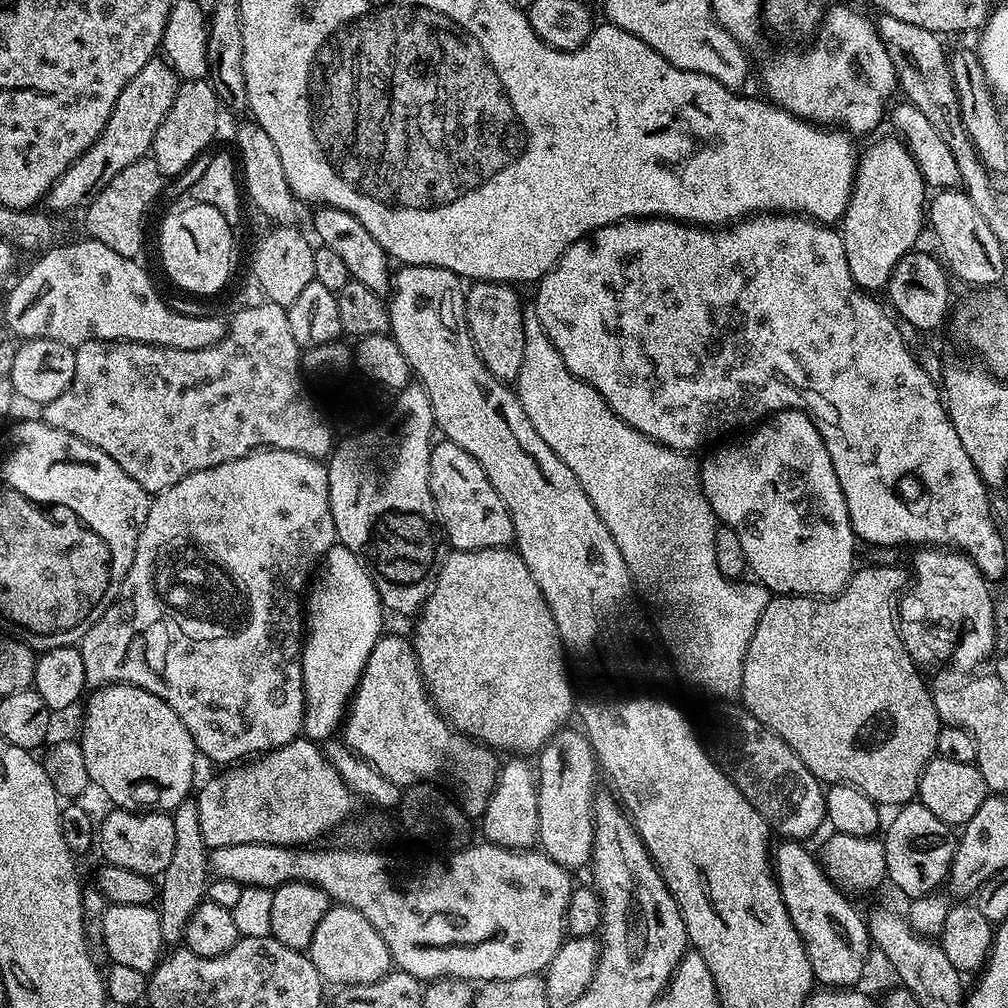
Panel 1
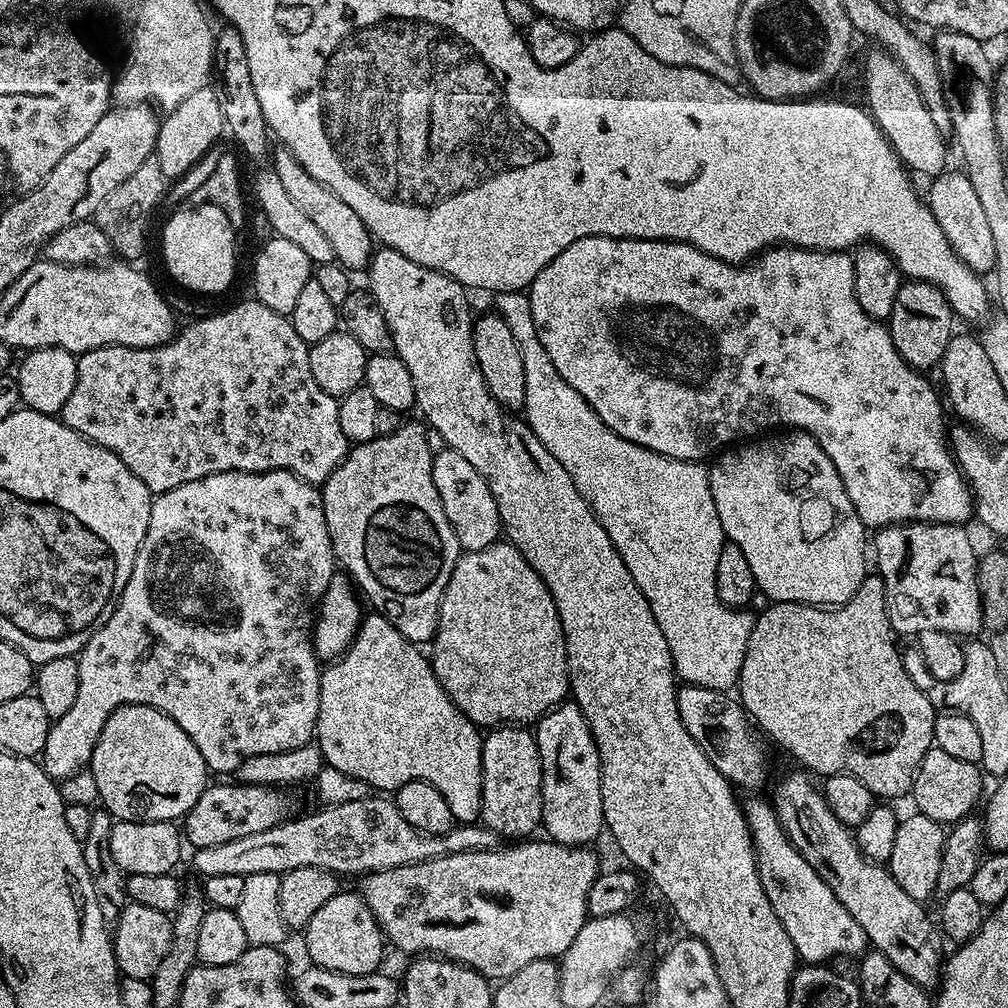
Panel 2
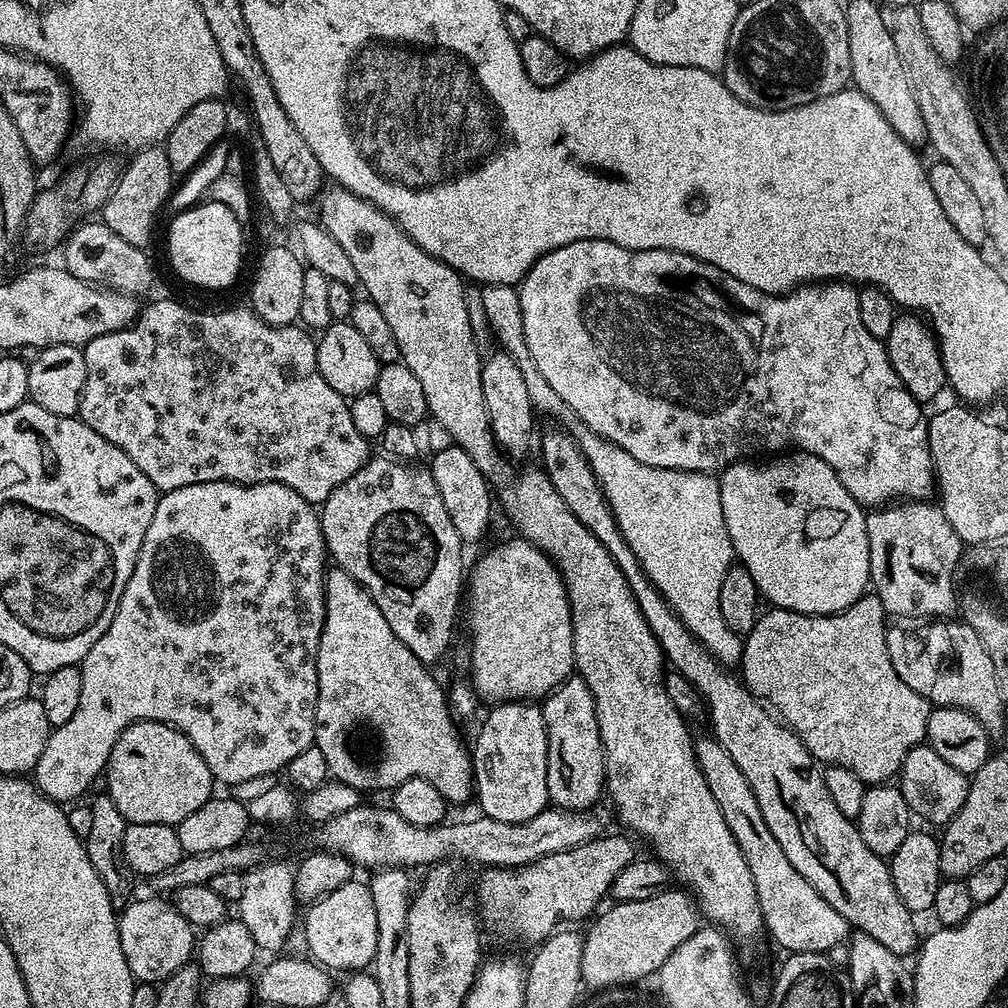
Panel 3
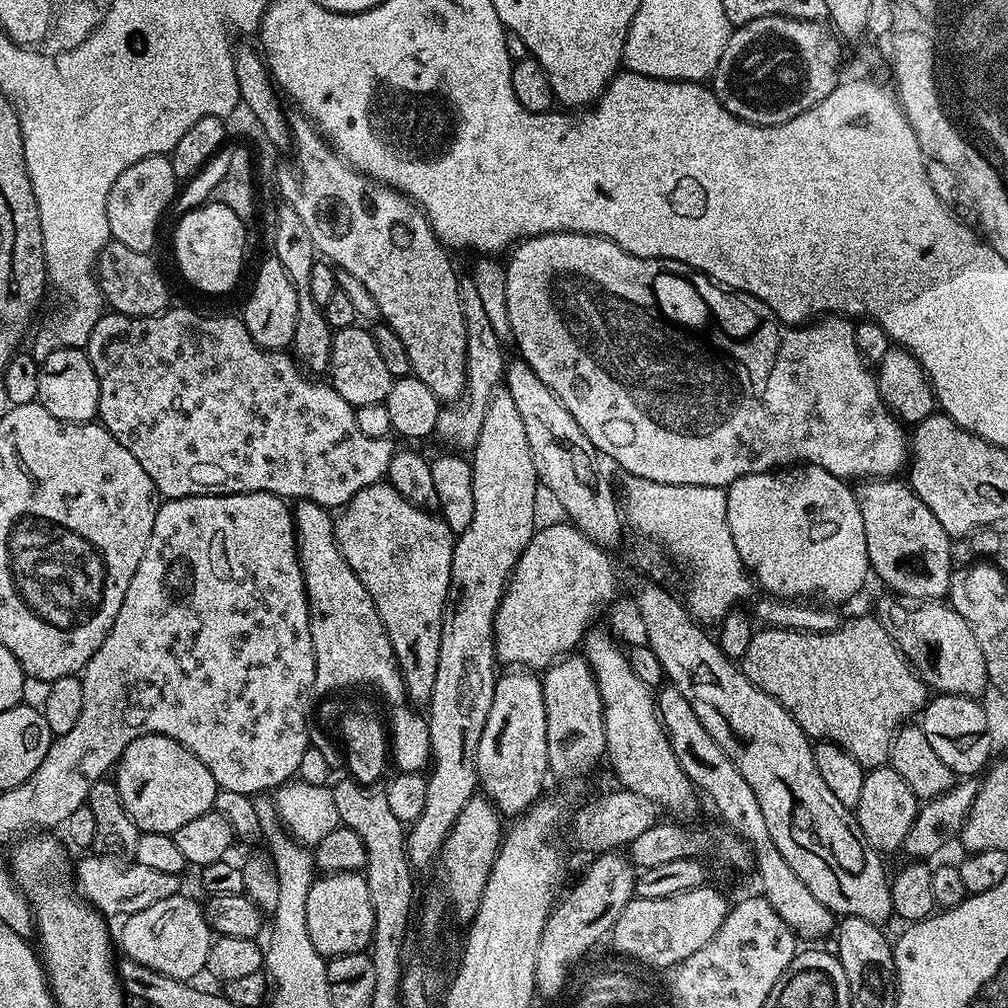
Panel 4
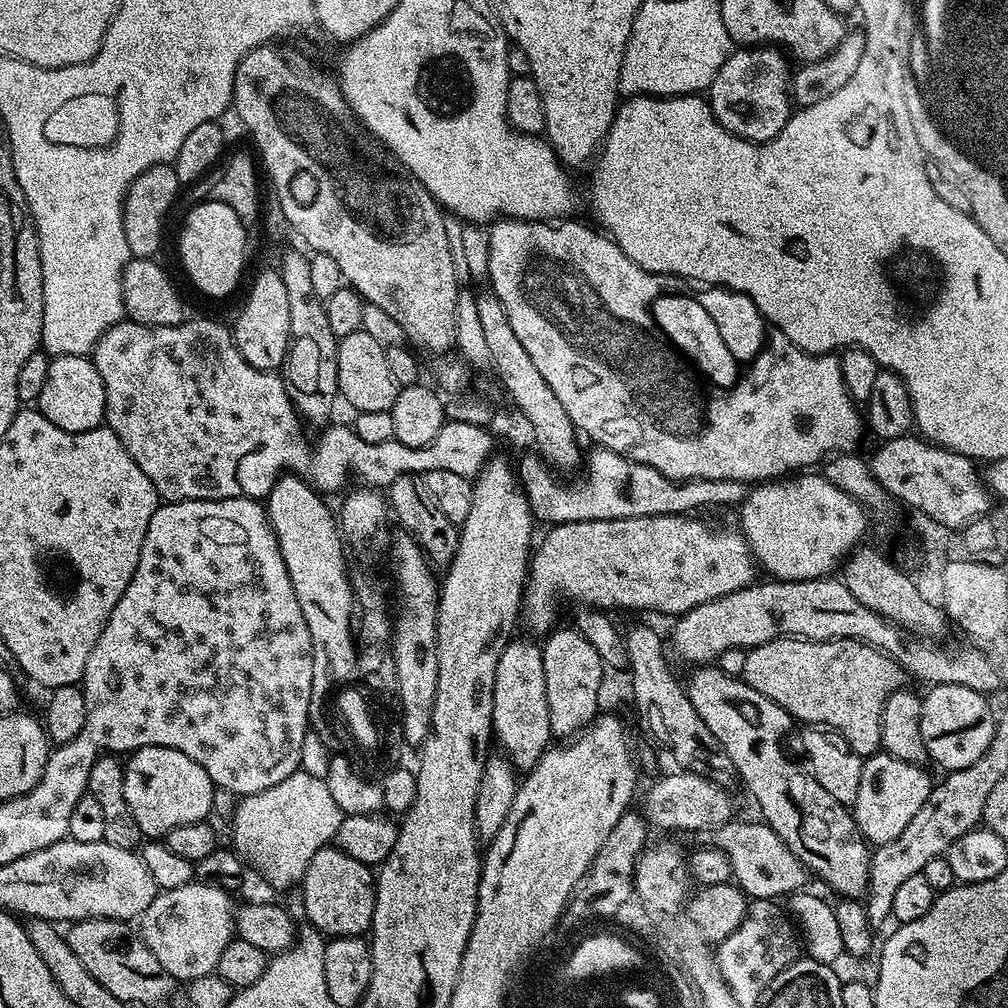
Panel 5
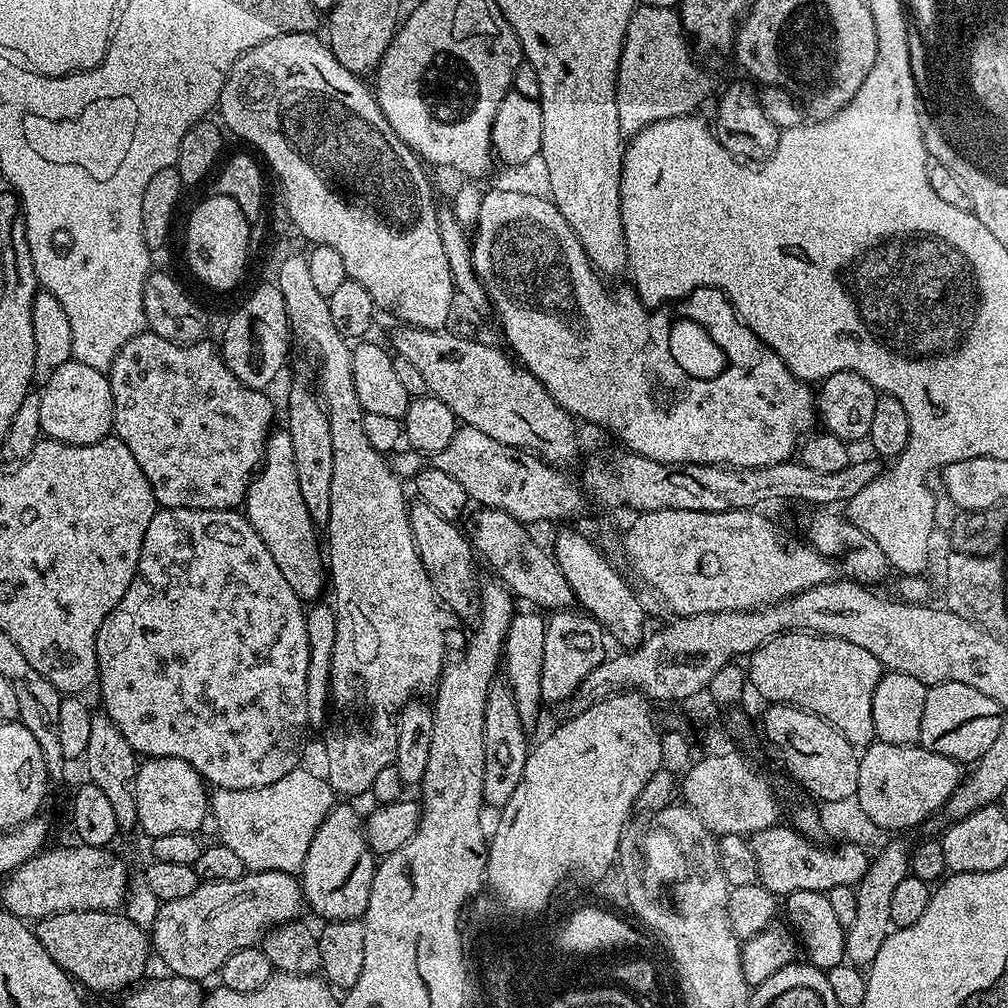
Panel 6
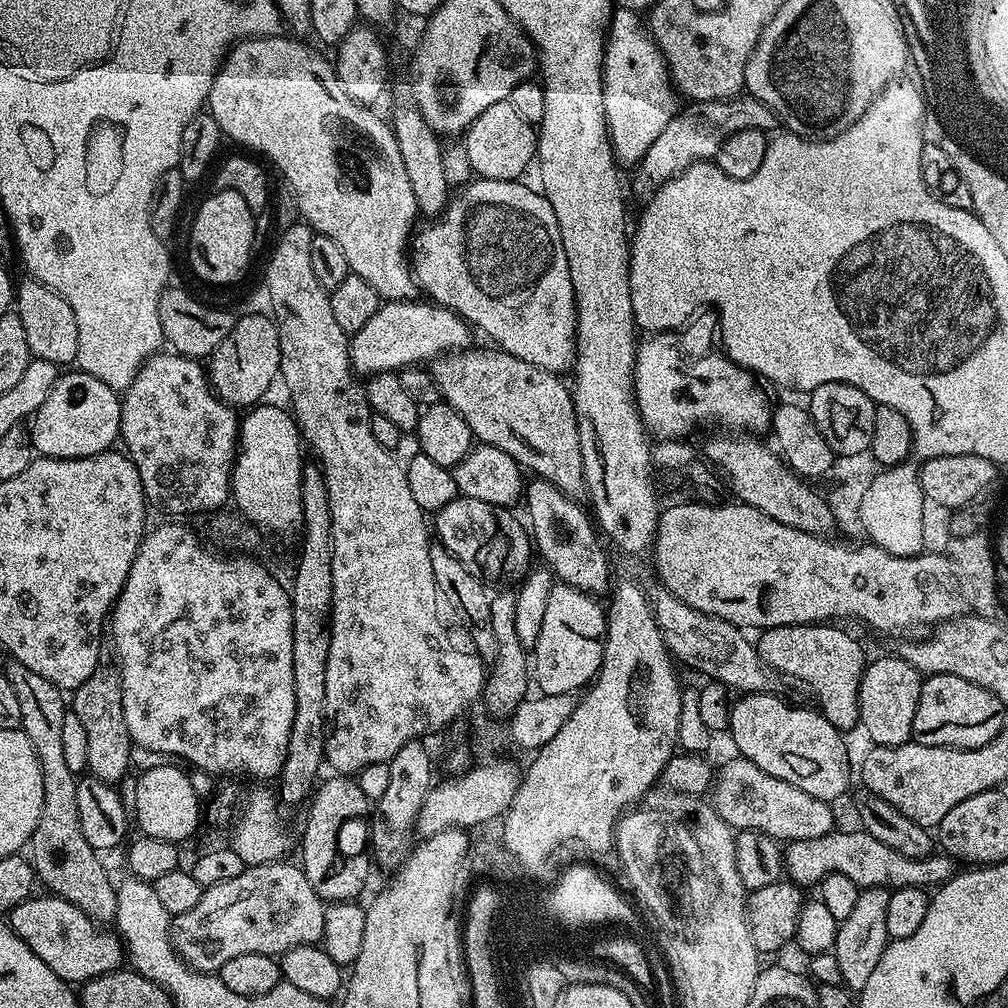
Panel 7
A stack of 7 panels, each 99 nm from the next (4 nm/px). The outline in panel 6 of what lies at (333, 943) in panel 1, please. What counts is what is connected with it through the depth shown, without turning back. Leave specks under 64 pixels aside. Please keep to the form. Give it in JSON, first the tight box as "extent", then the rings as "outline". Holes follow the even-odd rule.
{"extent":[298,803,377,921],"outline":[[[337,803],[318,827],[306,853],[298,879],[302,896],[321,916],[321,921],[360,920],[370,902],[370,886],[374,882],[377,857],[364,837],[364,820],[348,804]]]}

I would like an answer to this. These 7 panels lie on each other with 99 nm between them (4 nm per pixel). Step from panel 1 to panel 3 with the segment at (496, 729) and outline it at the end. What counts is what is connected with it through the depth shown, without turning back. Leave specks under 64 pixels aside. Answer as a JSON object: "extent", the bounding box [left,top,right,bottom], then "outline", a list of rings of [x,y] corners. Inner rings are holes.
{"extent":[466,538,574,706],"outline":[[[515,538],[492,548],[476,565],[471,565],[466,580],[468,632],[472,635],[472,676],[476,695],[488,706],[513,702],[540,702],[562,681],[573,675],[574,638],[568,591],[556,563],[529,540]]]}

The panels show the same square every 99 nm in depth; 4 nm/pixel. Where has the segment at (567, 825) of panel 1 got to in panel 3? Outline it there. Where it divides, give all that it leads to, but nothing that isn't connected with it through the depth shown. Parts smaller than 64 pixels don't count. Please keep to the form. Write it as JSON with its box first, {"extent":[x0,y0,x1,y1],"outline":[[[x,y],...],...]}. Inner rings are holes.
{"extent":[542,674,606,812],"outline":[[[579,674],[569,676],[544,697],[542,711],[548,743],[546,786],[549,801],[565,812],[587,812],[588,809],[597,807],[599,800],[596,799],[605,791],[606,777],[604,747],[590,686],[586,686]]]}

